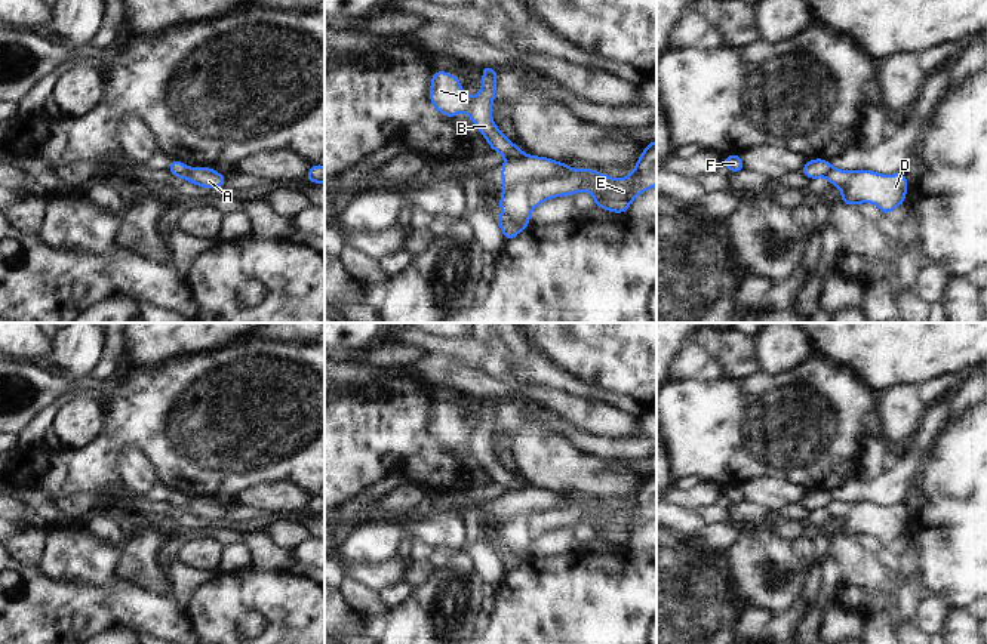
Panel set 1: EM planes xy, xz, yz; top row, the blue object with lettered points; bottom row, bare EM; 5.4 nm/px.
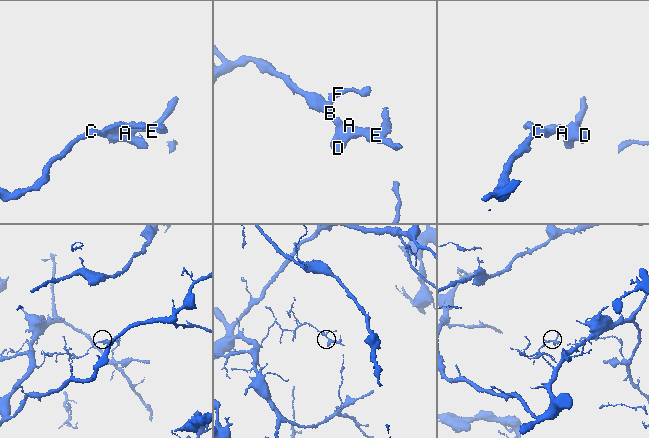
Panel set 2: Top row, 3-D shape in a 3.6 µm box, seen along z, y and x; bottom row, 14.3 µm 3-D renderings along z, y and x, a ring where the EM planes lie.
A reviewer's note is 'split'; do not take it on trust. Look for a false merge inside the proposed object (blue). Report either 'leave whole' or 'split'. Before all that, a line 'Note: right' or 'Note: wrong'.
Note: right
split

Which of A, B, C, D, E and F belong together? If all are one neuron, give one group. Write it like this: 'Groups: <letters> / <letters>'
Groups: A D E / B C F

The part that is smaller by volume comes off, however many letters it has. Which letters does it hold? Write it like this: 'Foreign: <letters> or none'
Foreign: A, D, E

